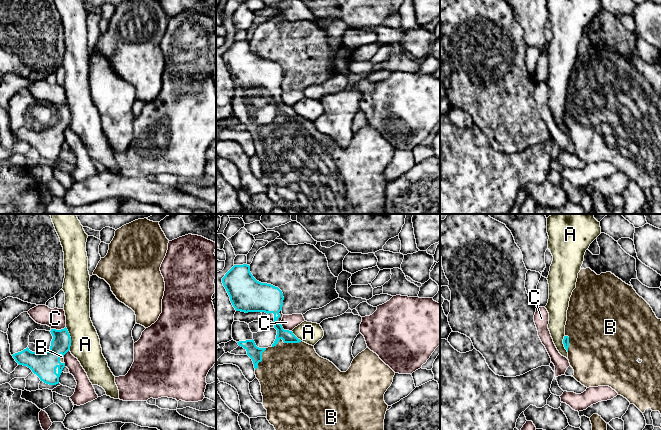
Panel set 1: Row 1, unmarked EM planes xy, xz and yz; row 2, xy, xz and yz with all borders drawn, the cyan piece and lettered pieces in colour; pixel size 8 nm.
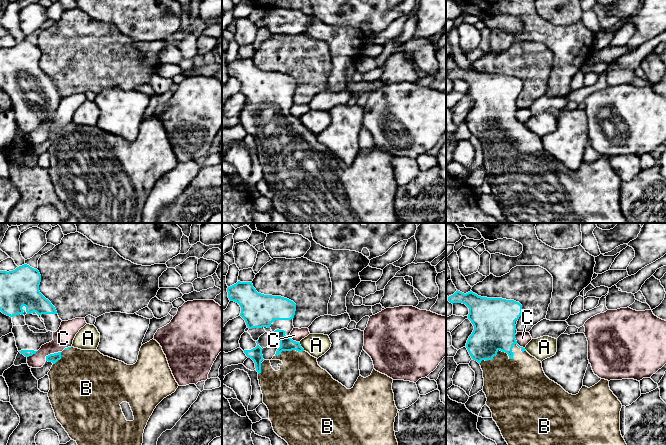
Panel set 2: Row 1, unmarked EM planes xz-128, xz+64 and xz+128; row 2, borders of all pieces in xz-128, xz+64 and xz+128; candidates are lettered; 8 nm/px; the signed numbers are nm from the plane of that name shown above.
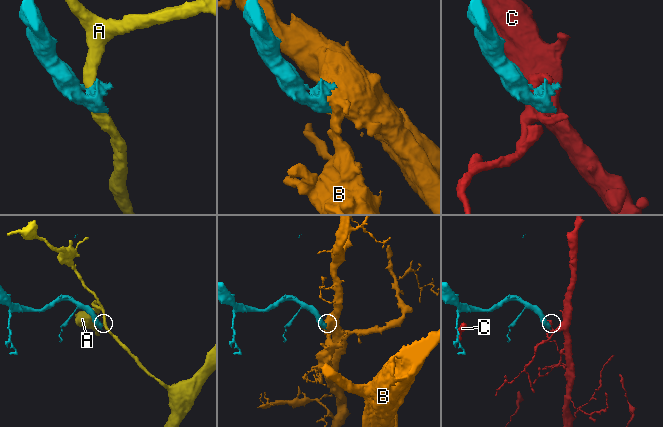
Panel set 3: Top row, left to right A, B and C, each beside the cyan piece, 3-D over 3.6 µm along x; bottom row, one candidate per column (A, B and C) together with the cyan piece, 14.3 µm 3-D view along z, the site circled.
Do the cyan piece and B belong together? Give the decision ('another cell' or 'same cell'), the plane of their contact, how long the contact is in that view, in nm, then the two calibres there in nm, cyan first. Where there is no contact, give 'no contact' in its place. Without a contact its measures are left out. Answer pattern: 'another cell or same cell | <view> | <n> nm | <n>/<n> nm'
same cell | xz | 260 nm | 100/500 nm

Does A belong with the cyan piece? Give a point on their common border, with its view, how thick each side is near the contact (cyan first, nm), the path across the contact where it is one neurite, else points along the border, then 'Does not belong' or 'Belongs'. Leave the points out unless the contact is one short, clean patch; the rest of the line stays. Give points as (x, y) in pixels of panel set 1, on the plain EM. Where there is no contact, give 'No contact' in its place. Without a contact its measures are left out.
Touches cyan at xy (70, 114). Thickness 160 nm (cyan) against 240 nm. Boundary: xy (65, 103), (70, 113), (70, 125). Does not belong

